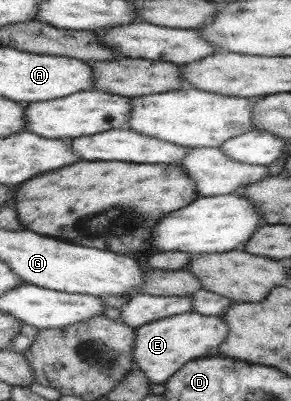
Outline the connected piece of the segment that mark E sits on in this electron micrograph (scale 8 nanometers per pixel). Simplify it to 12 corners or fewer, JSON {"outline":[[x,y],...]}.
{"outline":[[196,311],[135,329],[136,368],[165,384],[217,356],[226,327]]}

